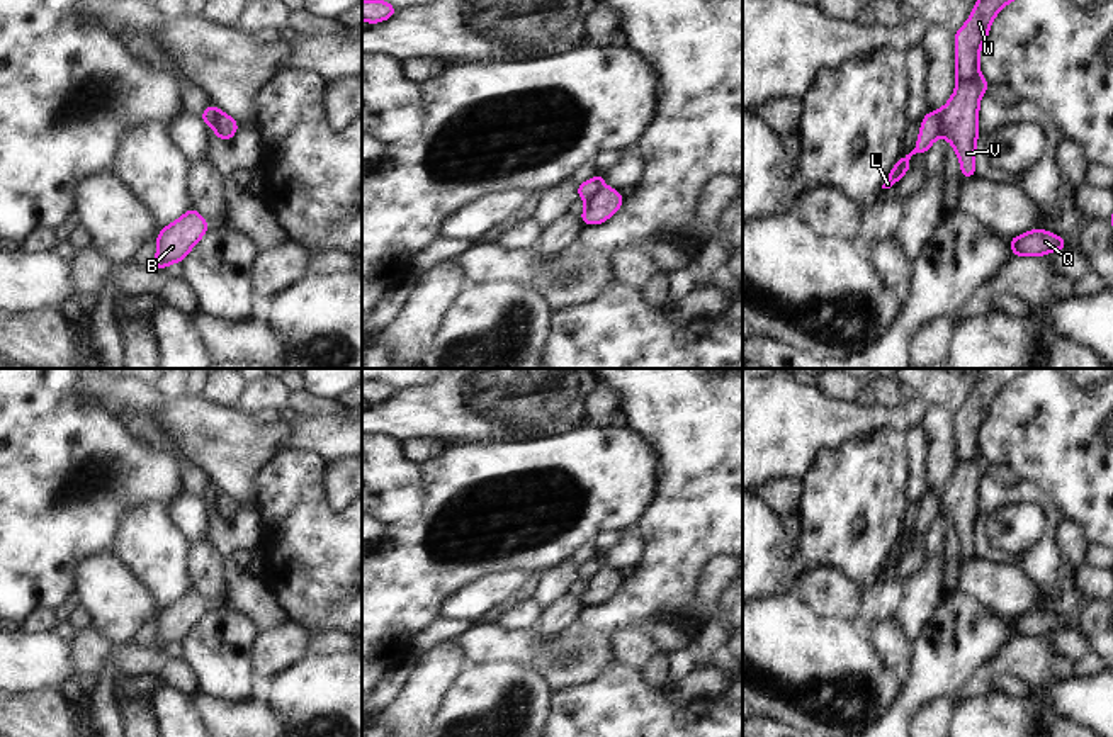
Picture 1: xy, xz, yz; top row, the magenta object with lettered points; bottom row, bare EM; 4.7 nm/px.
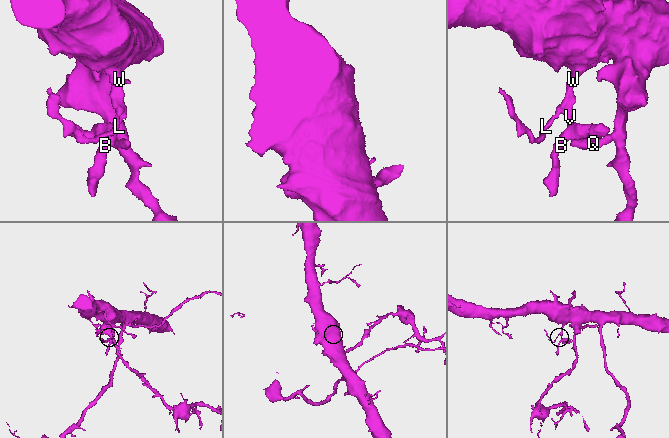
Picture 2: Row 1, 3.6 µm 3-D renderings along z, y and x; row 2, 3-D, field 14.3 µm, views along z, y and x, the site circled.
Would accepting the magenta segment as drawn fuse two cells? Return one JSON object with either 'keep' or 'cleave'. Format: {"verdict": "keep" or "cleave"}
{"verdict": "cleave"}

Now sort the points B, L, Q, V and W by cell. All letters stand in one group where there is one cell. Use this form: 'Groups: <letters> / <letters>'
Groups: B L V / Q W

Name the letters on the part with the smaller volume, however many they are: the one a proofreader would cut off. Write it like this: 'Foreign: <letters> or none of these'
Foreign: B, L, V

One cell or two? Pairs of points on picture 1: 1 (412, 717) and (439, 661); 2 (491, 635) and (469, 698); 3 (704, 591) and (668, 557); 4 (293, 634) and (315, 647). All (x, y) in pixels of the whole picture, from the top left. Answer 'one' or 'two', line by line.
1: one
2: two
3: two
4: two

